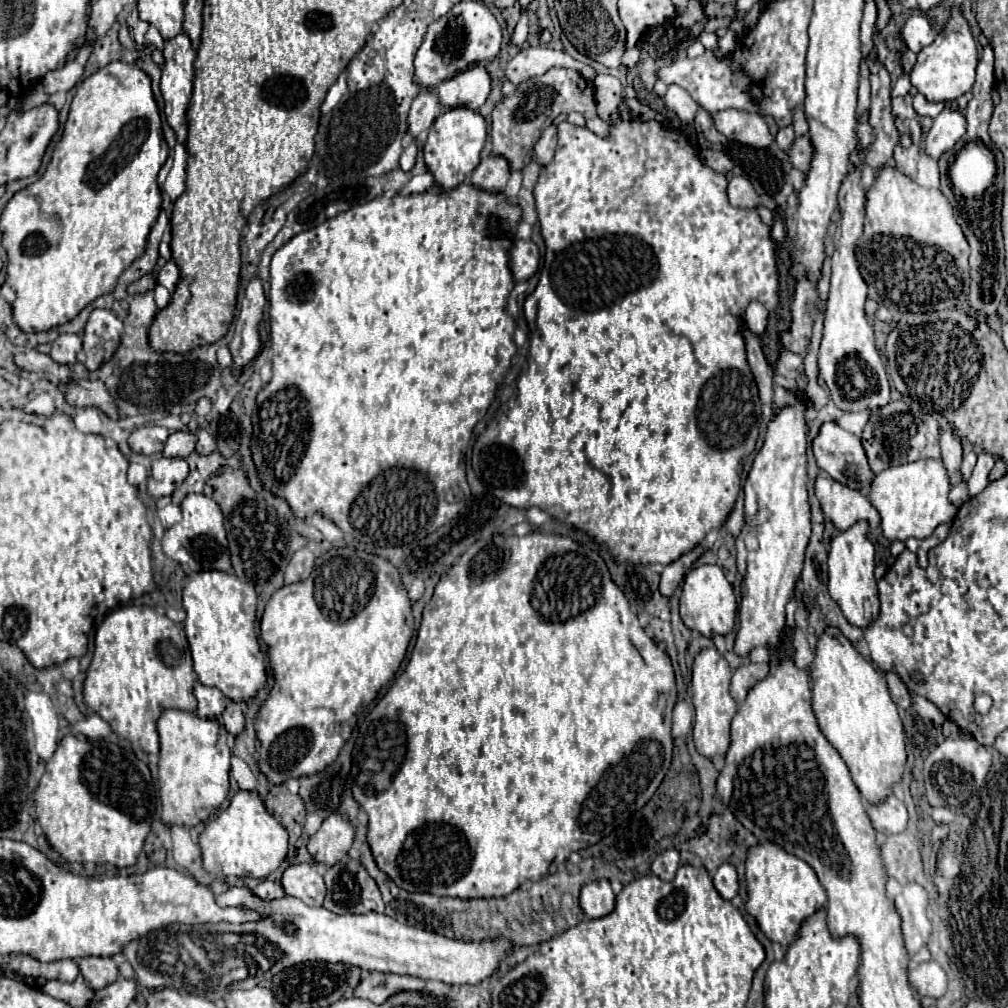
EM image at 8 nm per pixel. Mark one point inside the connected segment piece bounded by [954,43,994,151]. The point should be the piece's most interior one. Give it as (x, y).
(979, 110)

